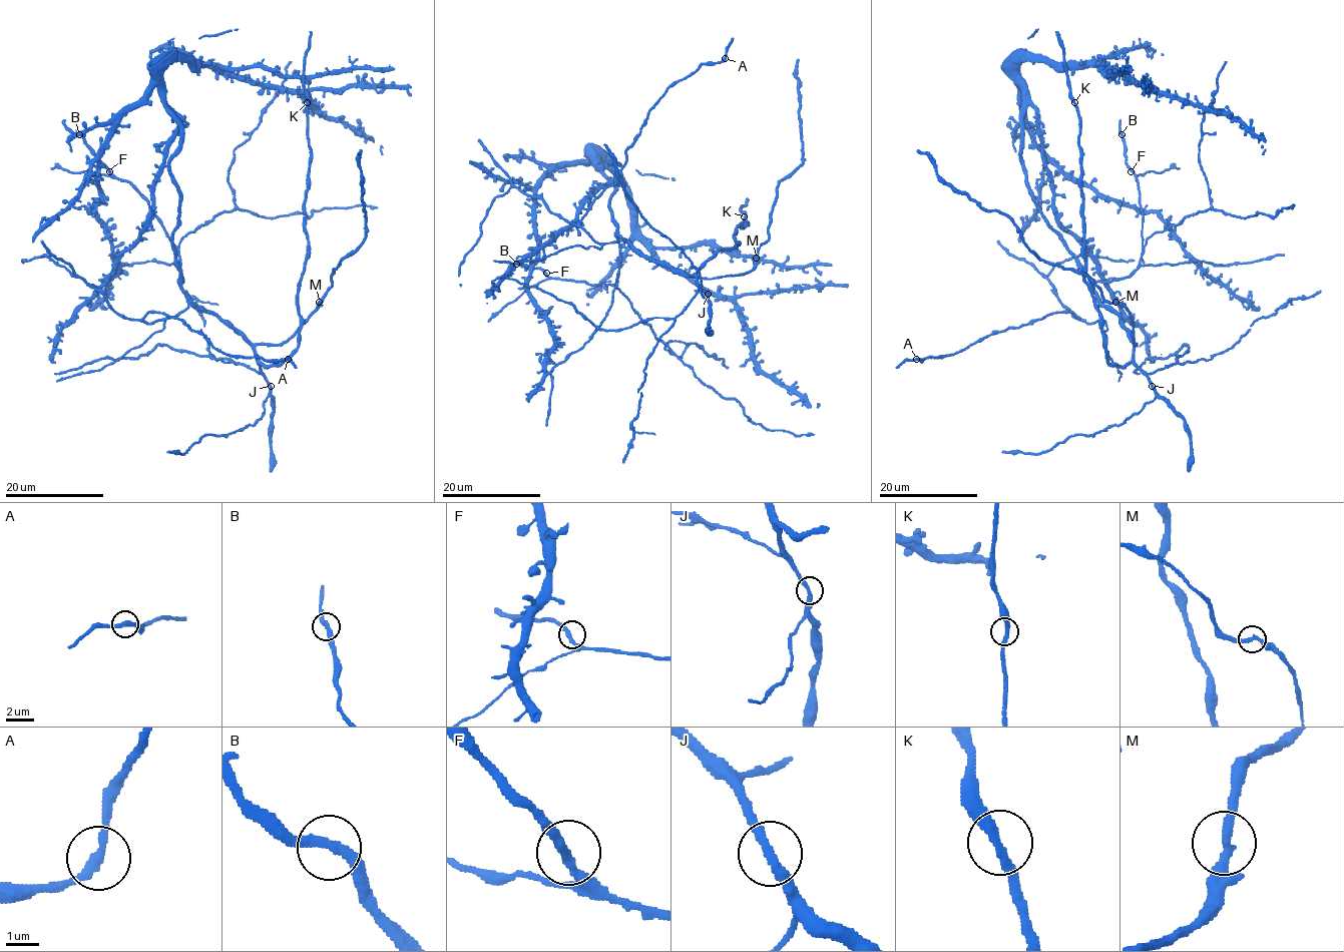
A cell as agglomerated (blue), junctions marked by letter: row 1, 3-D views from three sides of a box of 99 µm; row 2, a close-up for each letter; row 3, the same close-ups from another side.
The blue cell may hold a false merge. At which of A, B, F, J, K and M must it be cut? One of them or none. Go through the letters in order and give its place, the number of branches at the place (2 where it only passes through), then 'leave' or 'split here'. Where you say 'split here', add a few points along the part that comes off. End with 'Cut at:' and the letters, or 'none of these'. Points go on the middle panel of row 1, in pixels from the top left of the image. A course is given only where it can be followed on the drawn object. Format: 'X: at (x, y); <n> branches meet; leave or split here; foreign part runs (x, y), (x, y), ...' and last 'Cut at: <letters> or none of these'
A: at (725, 58); 2 branches meet; leave
B: at (516, 264); 2 branches meet; leave
F: at (546, 273); 2 branches meet; leave
J: at (708, 294); 2 branches meet; leave
K: at (744, 216); 2 branches meet; leave
M: at (756, 258); 2 branches meet; leave
Cut at: none of these

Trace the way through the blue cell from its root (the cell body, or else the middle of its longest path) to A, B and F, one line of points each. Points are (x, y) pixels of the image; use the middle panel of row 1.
A: (611, 195), (611, 216), (625, 242), (596, 243), (579, 220), (617, 179), (653, 105), (702, 64), (725, 58)
B: (611, 195), (609, 208), (619, 244), (619, 276), (614, 284), (555, 280), (539, 269), (516, 264)
F: (611, 195), (609, 208), (619, 244), (616, 282), (588, 284), (550, 278), (546, 273)

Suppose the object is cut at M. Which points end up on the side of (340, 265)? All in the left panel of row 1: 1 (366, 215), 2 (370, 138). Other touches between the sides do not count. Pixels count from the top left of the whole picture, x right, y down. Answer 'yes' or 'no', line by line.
1: yes
2: no

